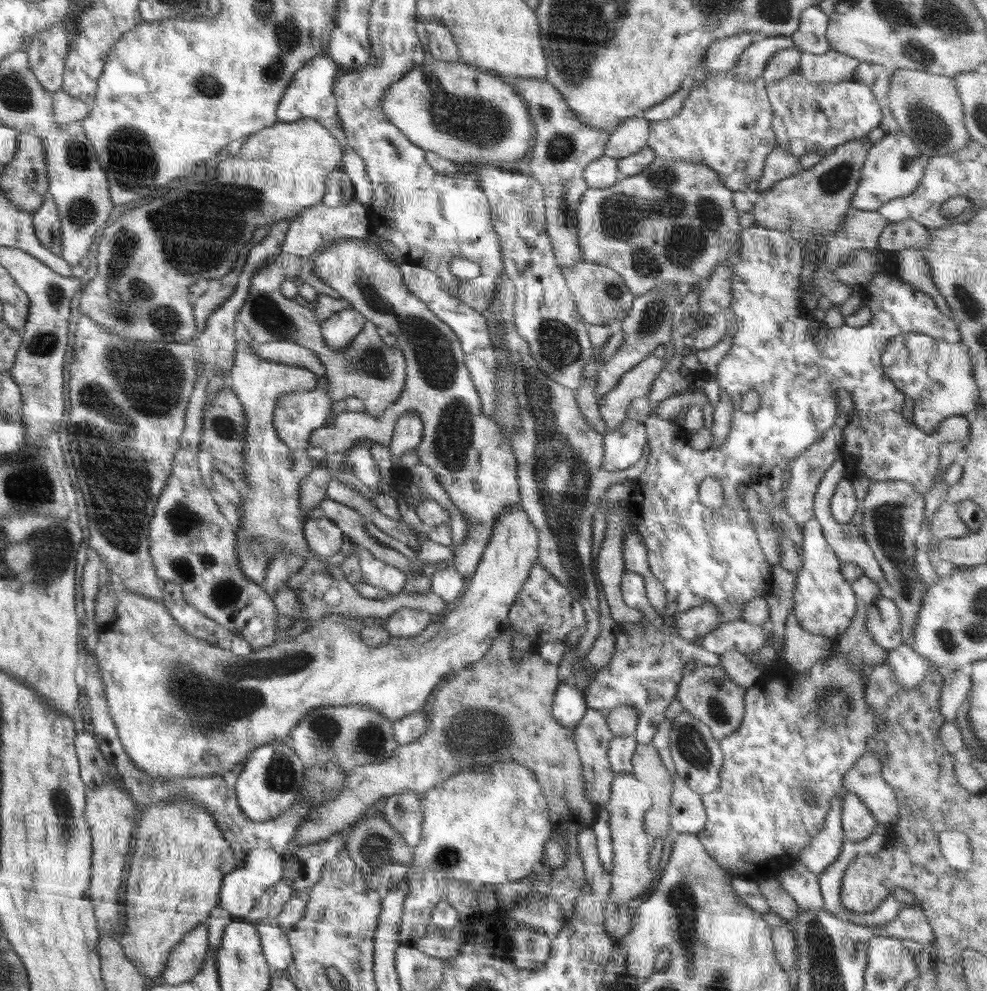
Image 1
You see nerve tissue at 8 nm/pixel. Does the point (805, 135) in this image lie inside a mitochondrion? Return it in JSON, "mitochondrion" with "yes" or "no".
{"mitochondrion":"no"}

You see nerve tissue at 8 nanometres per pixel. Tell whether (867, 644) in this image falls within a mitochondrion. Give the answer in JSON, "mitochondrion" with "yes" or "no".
{"mitochondrion":"no"}

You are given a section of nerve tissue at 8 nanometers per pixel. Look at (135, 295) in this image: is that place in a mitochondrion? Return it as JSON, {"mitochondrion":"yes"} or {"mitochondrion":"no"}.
{"mitochondrion":"yes"}

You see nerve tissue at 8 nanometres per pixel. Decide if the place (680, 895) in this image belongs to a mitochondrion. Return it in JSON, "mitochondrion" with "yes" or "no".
{"mitochondrion":"yes"}

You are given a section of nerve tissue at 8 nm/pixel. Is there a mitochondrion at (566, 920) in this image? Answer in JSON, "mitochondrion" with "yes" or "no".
{"mitochondrion":"no"}

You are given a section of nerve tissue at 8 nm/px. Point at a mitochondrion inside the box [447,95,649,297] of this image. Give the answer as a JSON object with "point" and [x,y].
{"point":[560,147]}

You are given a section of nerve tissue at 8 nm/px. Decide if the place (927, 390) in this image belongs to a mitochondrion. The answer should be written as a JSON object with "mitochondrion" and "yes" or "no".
{"mitochondrion":"no"}

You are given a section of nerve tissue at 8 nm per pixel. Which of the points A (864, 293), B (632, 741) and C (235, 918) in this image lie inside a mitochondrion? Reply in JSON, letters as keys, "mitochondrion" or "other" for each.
{"A":"other","B":"other","C":"other"}

